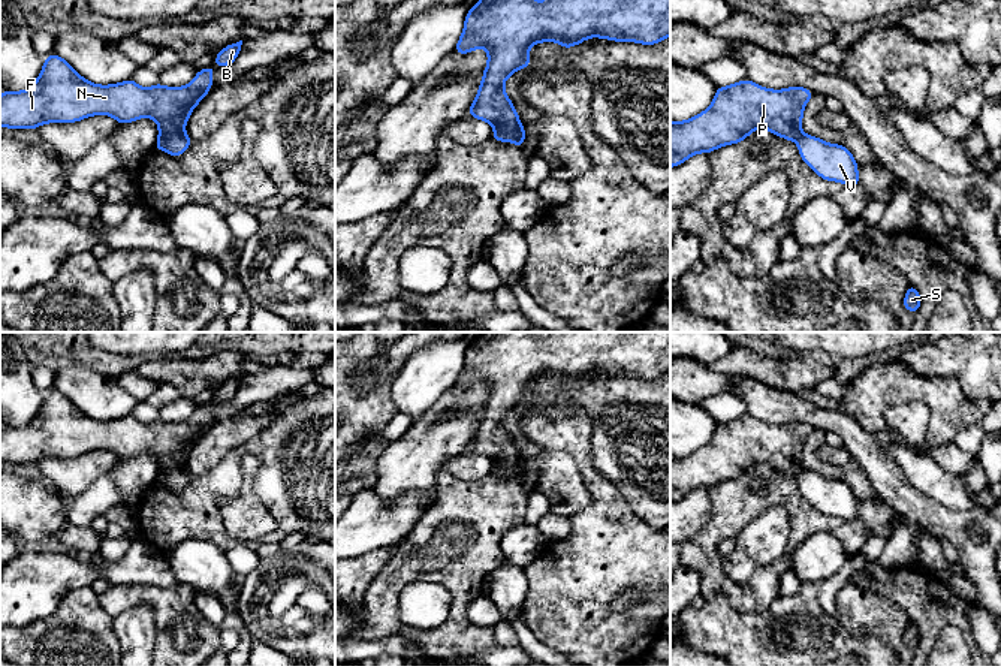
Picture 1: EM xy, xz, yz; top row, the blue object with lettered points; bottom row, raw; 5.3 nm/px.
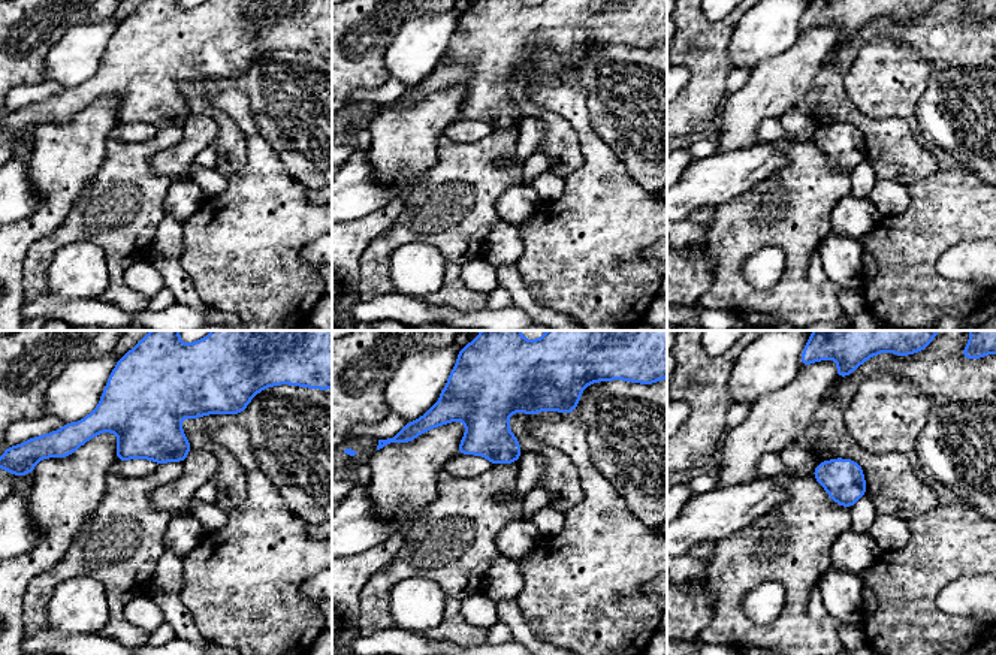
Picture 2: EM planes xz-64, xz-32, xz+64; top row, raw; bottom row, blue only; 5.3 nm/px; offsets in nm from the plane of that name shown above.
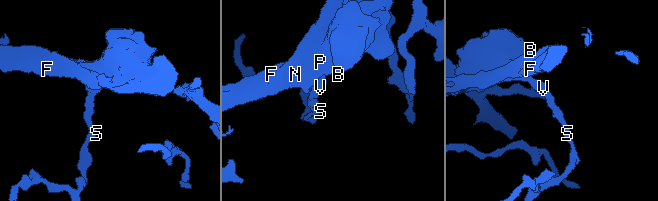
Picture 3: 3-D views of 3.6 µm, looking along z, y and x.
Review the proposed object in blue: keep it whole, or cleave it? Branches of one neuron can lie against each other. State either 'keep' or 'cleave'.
cleave

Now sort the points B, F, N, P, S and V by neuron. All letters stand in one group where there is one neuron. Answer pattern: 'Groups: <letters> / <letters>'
Groups: B F N P / S V

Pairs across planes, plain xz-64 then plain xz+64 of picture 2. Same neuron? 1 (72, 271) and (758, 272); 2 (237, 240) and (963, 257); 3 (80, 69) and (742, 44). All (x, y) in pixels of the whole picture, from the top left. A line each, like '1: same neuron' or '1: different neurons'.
1: same neuron
2: different neurons
3: same neuron

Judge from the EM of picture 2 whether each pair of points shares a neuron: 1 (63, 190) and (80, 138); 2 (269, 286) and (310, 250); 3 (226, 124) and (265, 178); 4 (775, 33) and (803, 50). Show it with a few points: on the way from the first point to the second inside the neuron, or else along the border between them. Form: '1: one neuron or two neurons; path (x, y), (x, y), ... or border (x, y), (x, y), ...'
1: one neuron; path (63, 177), (63, 160), (72, 151)
2: two neurons; border (316, 240), (301, 250), (302, 260)
3: two neurons; border (234, 120), (244, 136), (246, 165), (228, 178)
4: two neurons; border (802, 33), (784, 51), (761, 60)

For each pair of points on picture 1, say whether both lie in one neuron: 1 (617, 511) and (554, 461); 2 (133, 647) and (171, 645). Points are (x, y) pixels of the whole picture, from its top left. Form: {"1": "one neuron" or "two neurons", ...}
{"1": "two neurons", "2": "two neurons"}

